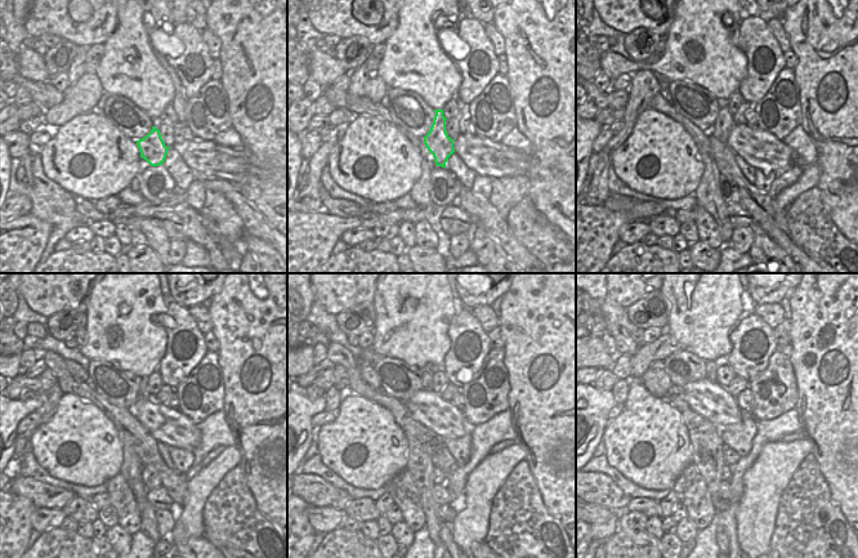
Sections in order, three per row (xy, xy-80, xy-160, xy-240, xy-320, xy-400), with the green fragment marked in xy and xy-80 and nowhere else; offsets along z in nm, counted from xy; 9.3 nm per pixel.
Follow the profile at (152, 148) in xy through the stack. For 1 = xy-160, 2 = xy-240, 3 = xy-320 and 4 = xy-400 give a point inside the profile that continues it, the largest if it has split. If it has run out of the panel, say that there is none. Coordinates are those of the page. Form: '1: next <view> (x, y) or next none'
1: next xy-160 (723, 125)
2: next xy-240 (143, 393)
3: next xy-320 (427, 376)
4: next xy-400 (711, 367)

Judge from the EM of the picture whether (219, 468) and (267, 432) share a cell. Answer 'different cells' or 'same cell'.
different cells

